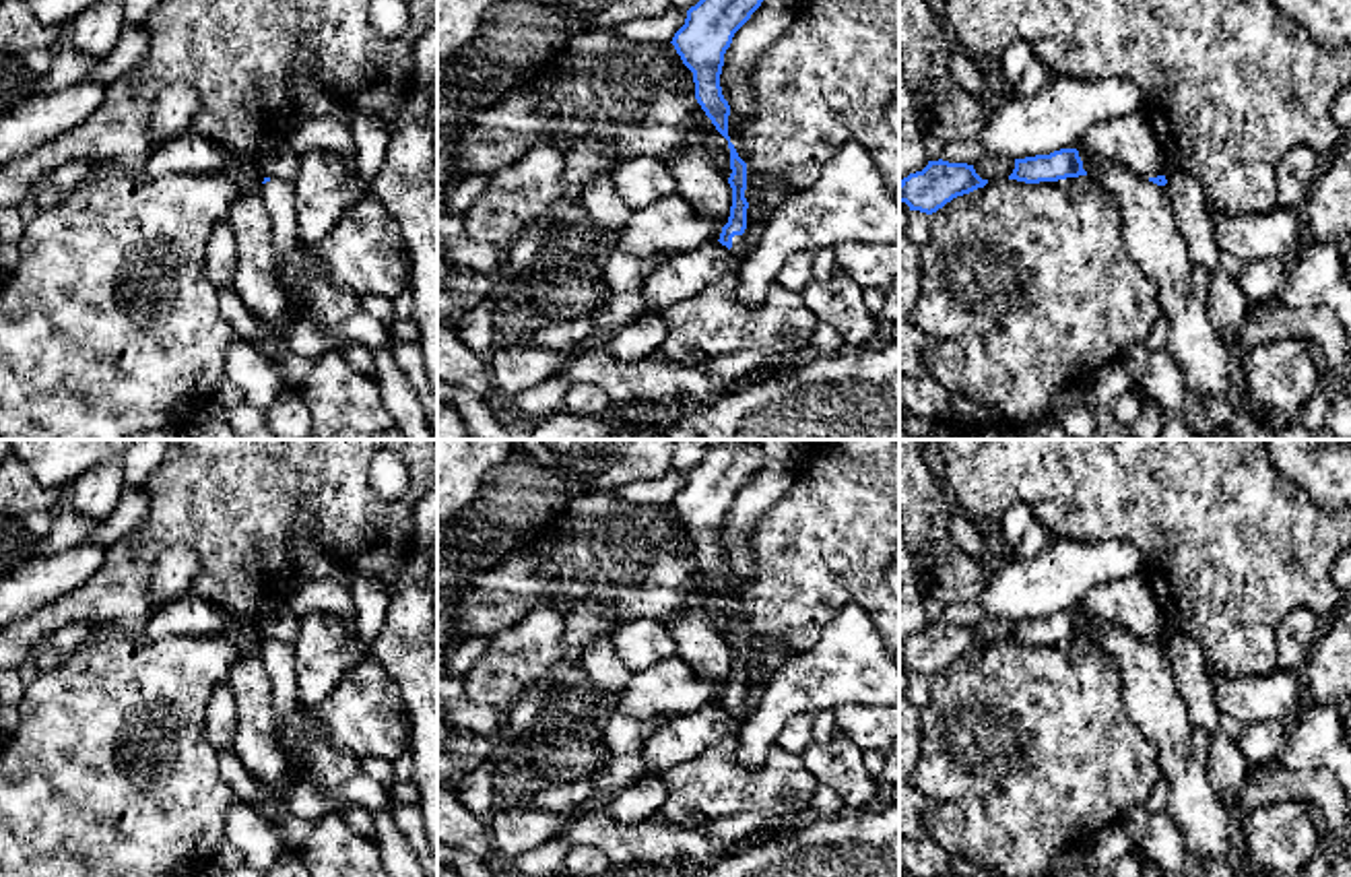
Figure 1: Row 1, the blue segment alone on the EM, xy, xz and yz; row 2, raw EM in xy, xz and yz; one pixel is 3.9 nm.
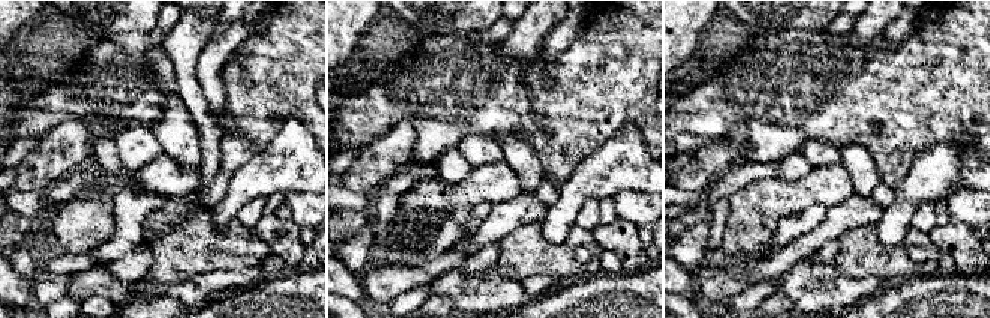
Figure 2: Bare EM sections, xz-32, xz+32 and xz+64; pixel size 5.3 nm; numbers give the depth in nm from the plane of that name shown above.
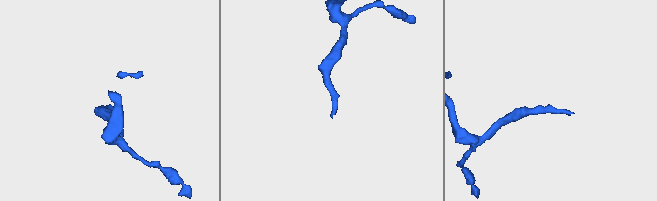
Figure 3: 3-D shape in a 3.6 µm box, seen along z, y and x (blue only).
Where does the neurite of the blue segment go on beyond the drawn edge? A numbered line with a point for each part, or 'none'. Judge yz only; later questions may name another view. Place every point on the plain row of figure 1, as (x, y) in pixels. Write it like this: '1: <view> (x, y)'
none

